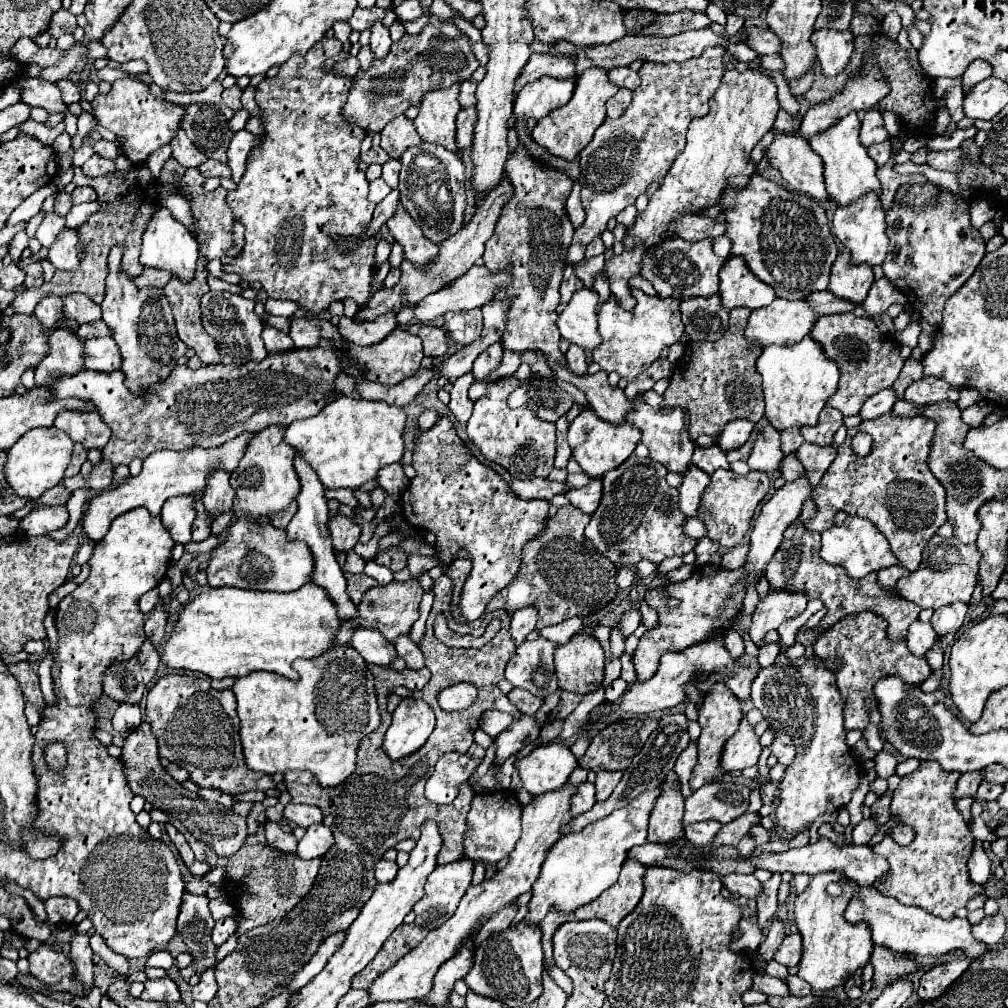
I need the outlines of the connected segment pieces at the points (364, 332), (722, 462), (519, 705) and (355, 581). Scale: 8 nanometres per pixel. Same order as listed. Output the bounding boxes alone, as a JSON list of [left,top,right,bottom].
[[338,313,396,347],[694,445,730,475],[506,689,544,715],[346,573,378,605]]

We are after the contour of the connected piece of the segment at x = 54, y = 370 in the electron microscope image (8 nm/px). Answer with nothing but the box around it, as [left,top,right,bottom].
[36,329,84,385]

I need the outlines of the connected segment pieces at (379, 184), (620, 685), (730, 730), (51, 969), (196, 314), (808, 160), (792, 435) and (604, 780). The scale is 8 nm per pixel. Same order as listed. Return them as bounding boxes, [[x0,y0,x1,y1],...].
[[368,179,392,203],[606,679,628,703],[690,683,742,791],[28,945,74,985],[164,255,220,365],[766,135,830,201],[782,427,804,455],[596,771,622,801]]

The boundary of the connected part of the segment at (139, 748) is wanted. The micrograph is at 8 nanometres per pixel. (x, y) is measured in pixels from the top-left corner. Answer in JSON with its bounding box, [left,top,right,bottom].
[120,721,246,857]

